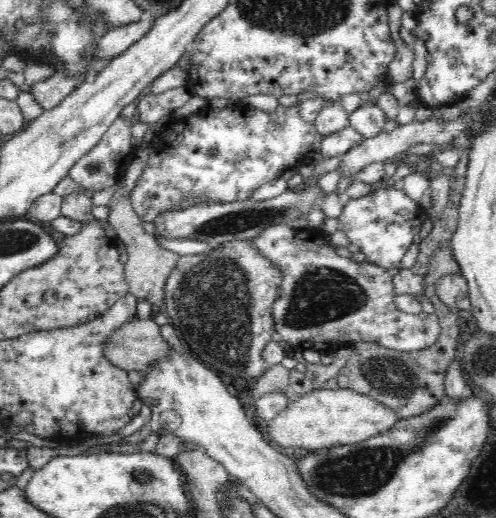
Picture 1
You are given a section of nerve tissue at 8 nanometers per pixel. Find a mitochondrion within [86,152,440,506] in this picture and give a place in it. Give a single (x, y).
(214, 301)

